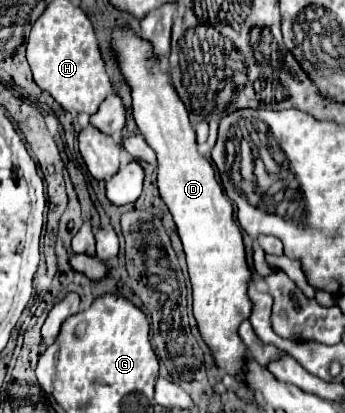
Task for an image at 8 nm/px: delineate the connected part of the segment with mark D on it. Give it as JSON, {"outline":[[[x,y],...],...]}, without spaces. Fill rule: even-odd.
{"outline":[[[115,25],[109,37],[111,57],[115,59],[125,83],[131,89],[135,123],[159,161],[157,187],[183,241],[193,285],[193,313],[199,323],[201,337],[211,347],[217,365],[227,375],[241,381],[243,359],[249,355],[249,351],[239,339],[237,327],[243,319],[249,319],[251,313],[251,301],[247,297],[251,271],[245,263],[239,225],[233,219],[233,203],[217,183],[213,165],[197,151],[195,131],[189,125],[187,107],[179,101],[179,95],[171,85],[171,75],[159,69],[159,57],[155,49],[151,49],[151,43],[143,41],[127,25]]]}

